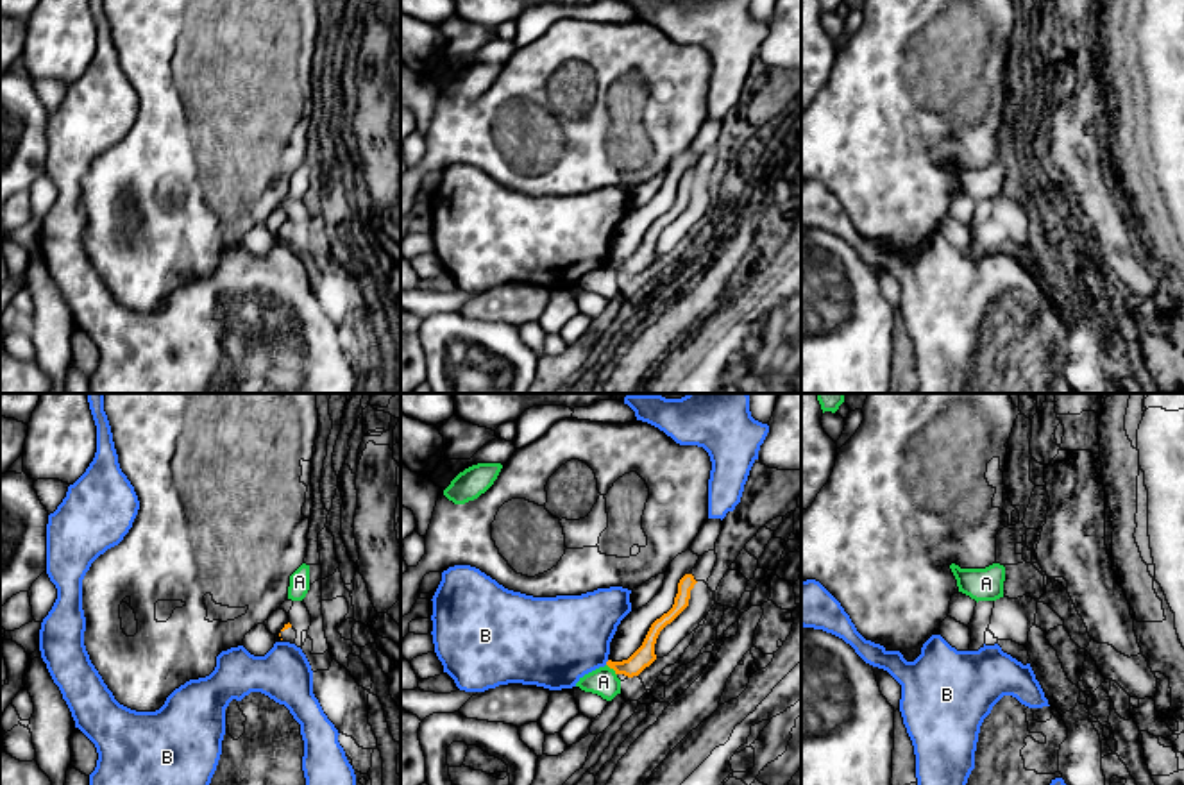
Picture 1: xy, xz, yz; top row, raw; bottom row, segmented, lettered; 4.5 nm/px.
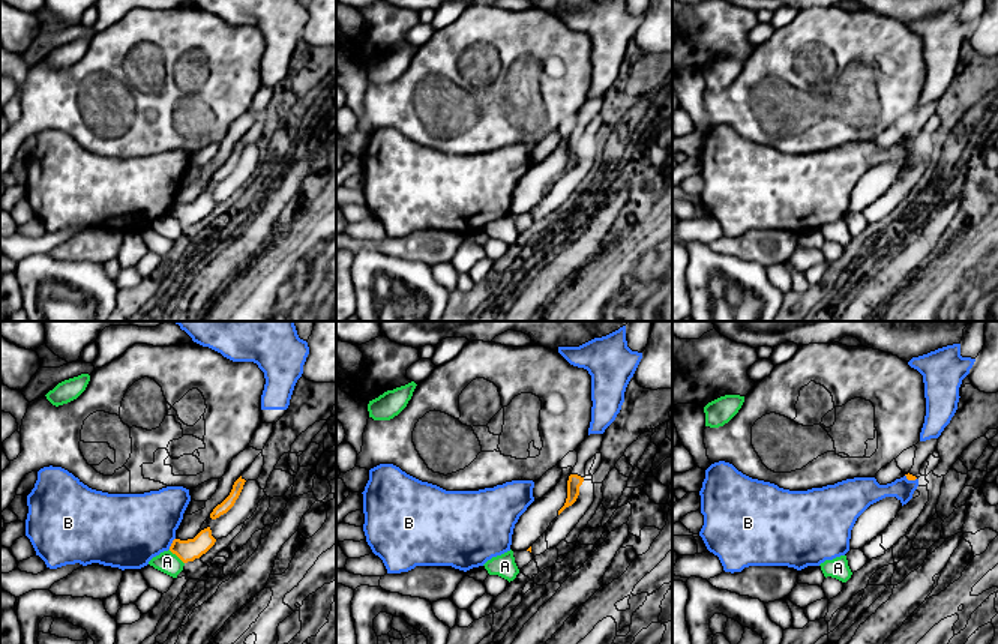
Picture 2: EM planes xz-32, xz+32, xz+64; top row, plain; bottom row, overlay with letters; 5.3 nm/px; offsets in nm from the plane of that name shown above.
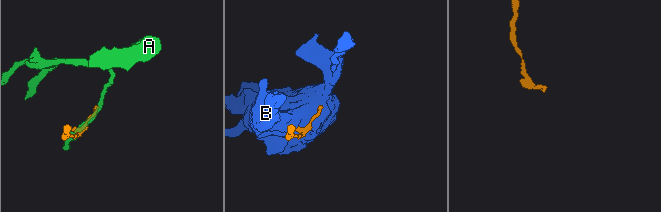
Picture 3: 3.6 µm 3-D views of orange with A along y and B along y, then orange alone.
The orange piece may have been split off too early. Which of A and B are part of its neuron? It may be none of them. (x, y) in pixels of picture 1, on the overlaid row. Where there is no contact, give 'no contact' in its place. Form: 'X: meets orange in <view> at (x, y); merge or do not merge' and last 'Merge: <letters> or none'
A: meets orange in xz at (612, 667); do not merge
B: meets orange in xz at (607, 662); do not merge
Merge: none

